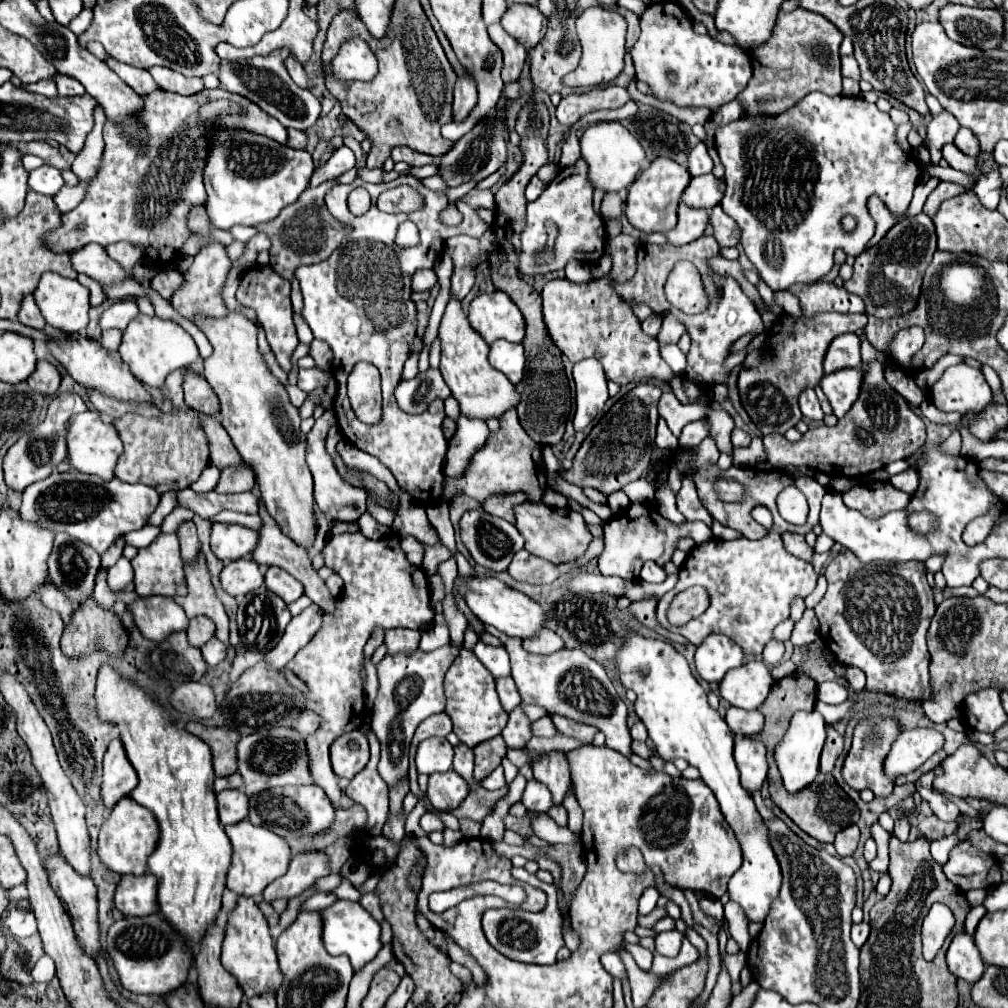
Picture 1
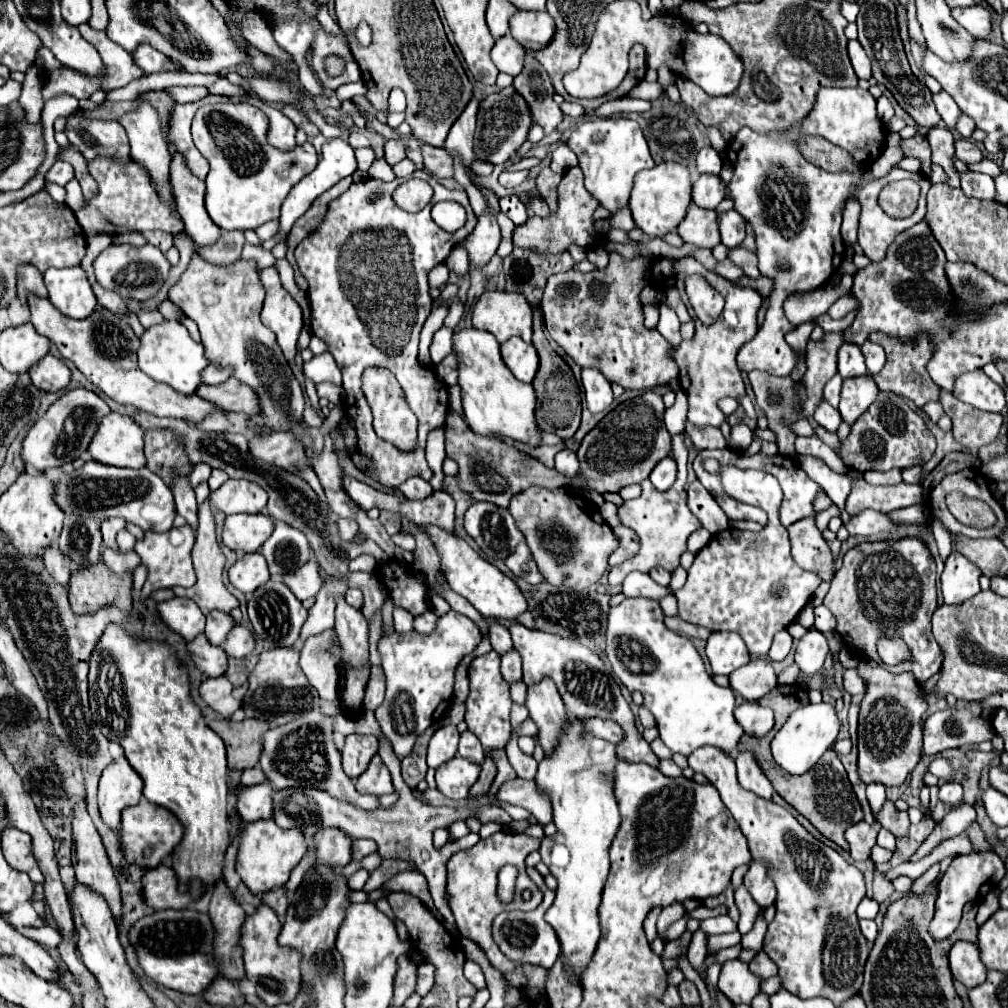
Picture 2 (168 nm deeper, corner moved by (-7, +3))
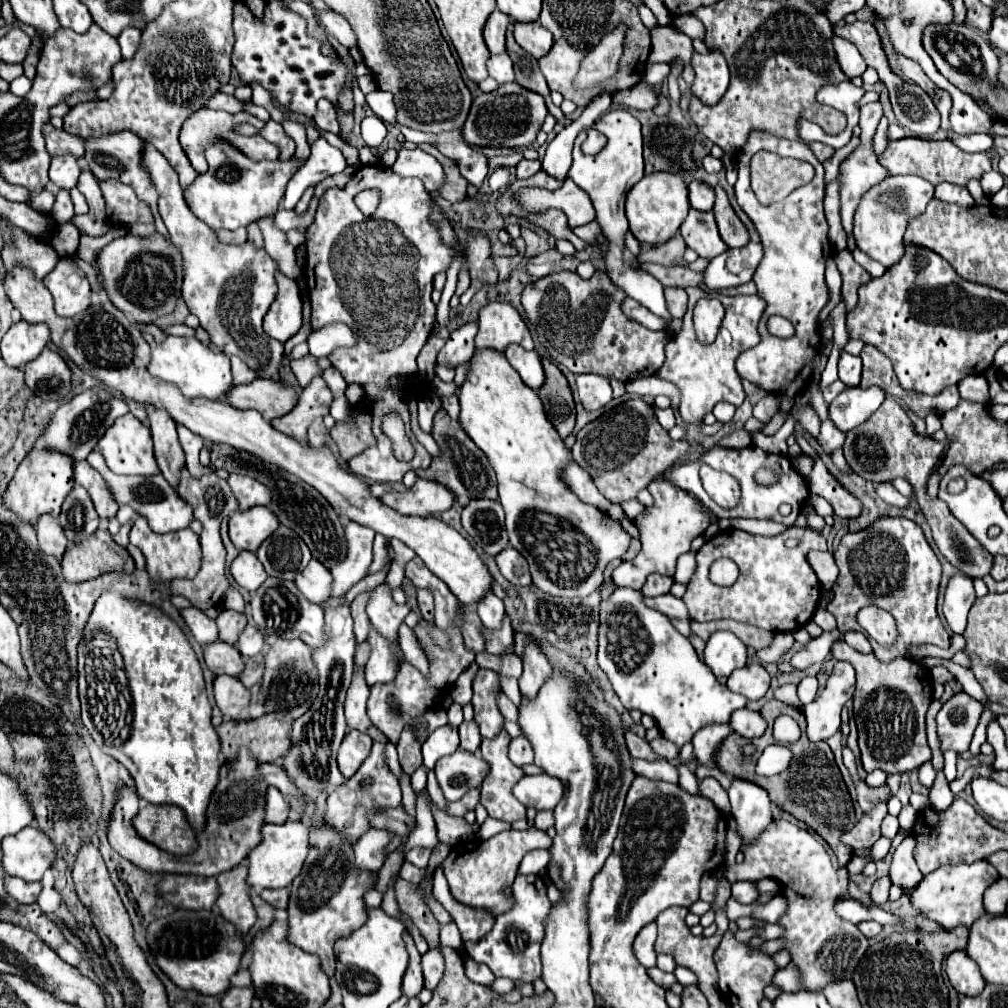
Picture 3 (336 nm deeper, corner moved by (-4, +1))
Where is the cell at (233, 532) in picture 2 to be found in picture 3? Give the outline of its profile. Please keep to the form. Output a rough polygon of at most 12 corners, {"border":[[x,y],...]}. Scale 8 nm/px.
{"border":[[268,507],[236,511],[230,539],[236,549],[256,551],[280,527]]}

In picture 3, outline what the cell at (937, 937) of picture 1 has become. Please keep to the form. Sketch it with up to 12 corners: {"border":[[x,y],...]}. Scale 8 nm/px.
{"border":[[988,861],[944,865],[910,903],[944,929],[970,927],[998,879]]}

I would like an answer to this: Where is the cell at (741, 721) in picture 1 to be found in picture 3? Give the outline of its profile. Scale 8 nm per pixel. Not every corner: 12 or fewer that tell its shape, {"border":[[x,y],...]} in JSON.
{"border":[[738,709],[730,717],[730,727],[754,739],[766,731],[760,713]]}

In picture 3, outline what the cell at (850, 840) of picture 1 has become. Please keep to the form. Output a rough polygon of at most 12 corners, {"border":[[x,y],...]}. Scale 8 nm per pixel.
{"border":[[886,801],[850,829],[842,841],[854,851],[872,847],[880,839]]}

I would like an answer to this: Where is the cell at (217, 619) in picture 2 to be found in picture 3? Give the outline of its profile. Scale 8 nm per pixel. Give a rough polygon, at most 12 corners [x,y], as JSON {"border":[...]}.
{"border":[[224,609],[216,617],[220,641],[234,645],[246,615]]}

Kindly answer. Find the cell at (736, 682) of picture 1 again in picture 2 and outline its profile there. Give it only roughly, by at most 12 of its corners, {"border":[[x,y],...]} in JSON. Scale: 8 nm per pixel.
{"border":[[755,657],[729,675],[729,687],[759,701],[777,677],[771,661]]}

